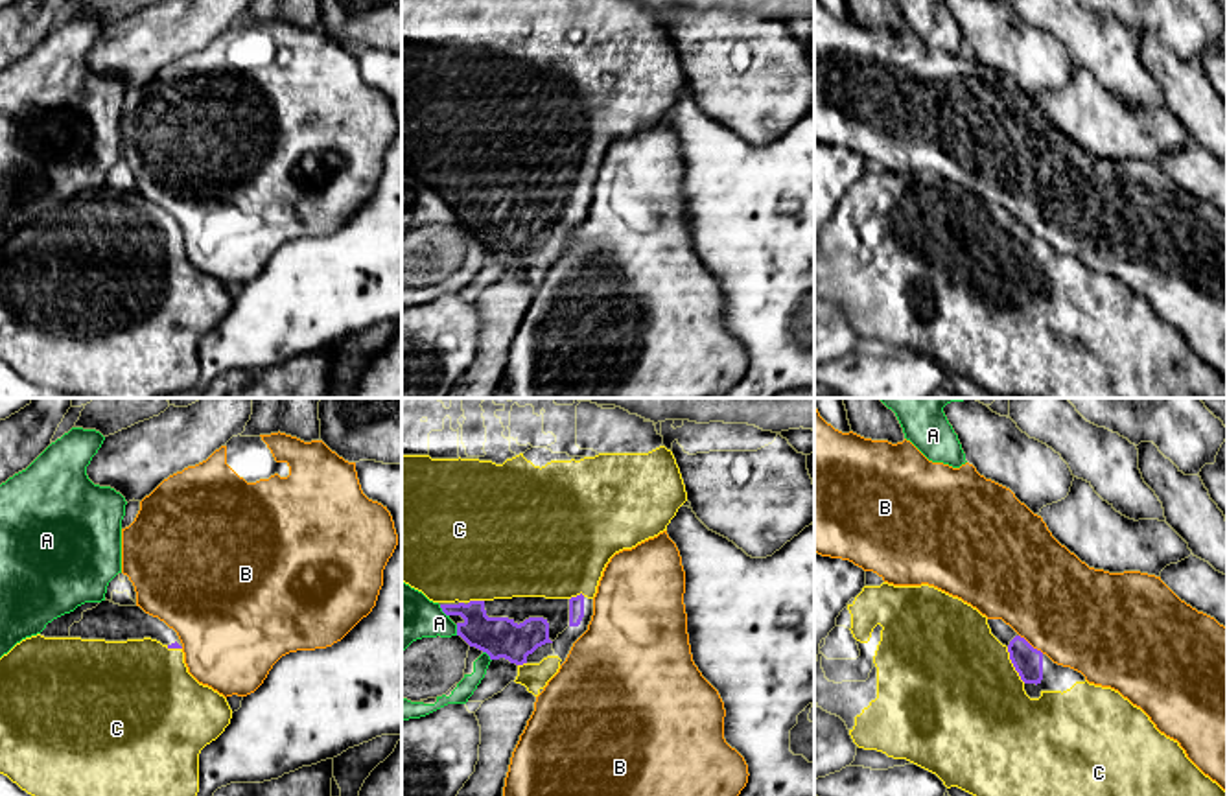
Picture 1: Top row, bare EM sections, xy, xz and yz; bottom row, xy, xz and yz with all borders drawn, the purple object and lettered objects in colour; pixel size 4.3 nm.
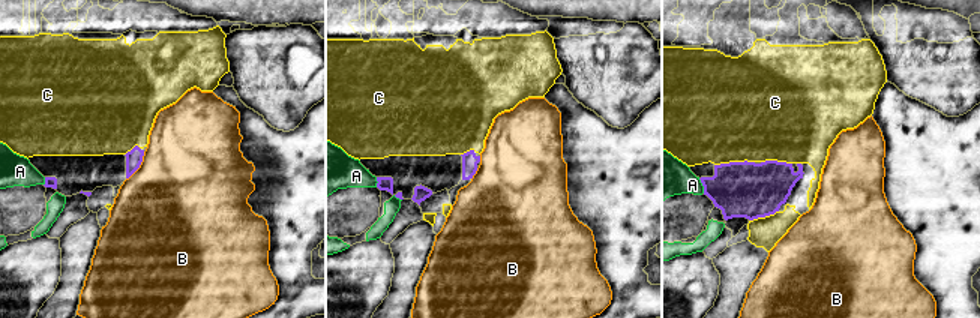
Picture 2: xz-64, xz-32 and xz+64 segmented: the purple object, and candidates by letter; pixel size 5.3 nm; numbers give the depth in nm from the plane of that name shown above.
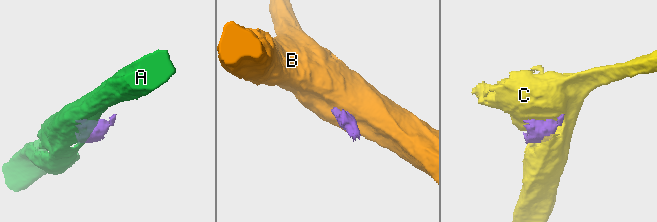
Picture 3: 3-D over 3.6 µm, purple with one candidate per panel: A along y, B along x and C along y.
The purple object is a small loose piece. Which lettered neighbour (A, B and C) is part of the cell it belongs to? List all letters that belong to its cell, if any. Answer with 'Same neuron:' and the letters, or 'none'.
Same neuron: C

